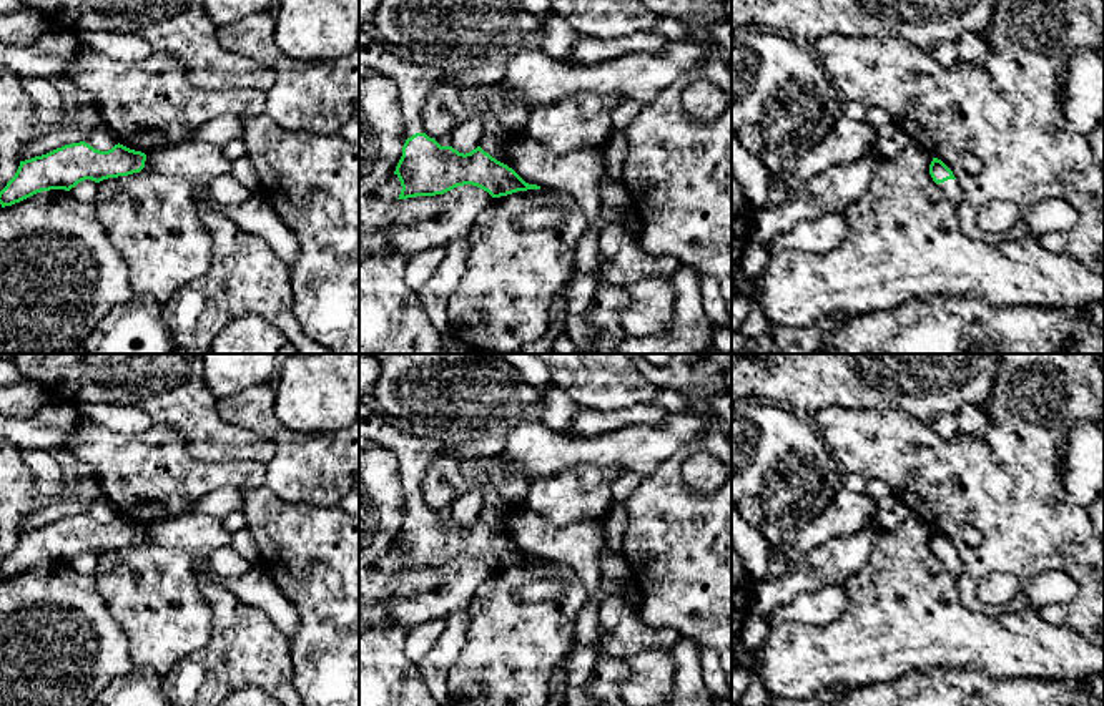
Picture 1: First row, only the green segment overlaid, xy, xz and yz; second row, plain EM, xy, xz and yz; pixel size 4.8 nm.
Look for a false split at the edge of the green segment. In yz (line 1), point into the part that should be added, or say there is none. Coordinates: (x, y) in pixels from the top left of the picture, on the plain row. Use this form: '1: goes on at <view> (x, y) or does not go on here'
1: goes on at yz (951, 560)

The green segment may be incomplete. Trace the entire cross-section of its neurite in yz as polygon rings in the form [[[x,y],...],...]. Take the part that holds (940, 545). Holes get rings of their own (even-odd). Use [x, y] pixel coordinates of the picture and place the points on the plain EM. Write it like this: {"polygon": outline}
{"polygon": [[[933,530],[929,537],[929,547],[933,553],[941,560],[944,568],[958,578],[963,571],[963,561],[953,543],[941,532]]]}

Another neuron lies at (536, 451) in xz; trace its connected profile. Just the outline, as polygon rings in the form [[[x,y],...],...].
[[[670,412],[657,424],[632,424],[589,439],[529,419],[504,430],[502,455],[532,482],[572,467],[620,467],[645,477],[705,430],[707,420],[688,412]]]

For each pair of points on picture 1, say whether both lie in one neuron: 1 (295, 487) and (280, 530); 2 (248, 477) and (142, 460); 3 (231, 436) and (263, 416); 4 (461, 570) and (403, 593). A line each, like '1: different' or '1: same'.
1: different
2: same
3: different
4: same

